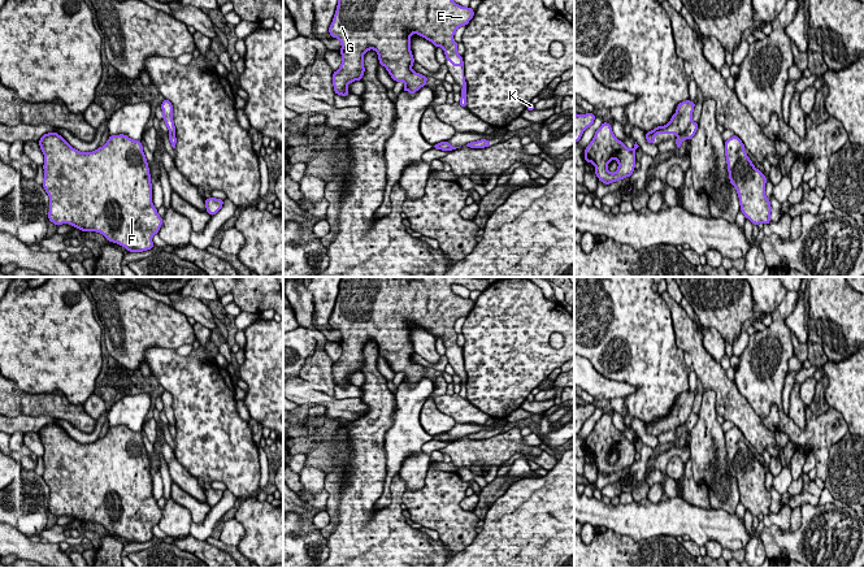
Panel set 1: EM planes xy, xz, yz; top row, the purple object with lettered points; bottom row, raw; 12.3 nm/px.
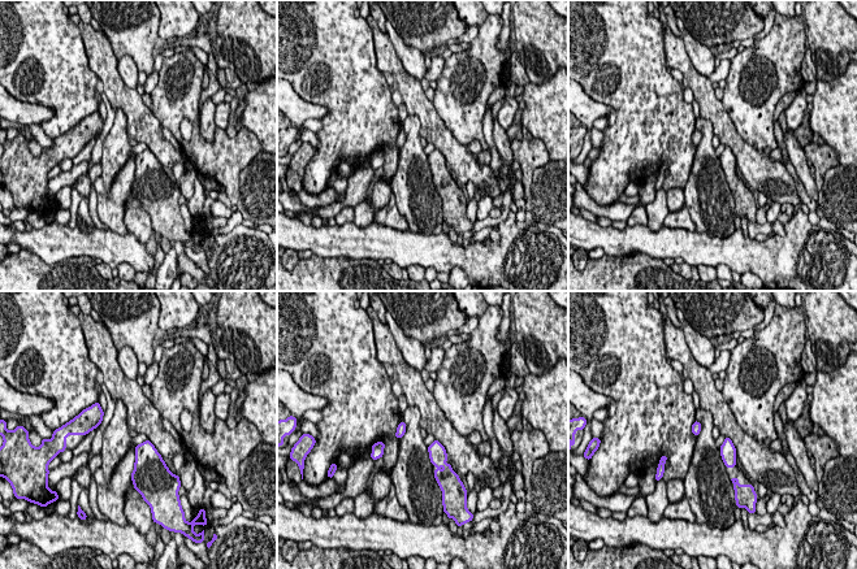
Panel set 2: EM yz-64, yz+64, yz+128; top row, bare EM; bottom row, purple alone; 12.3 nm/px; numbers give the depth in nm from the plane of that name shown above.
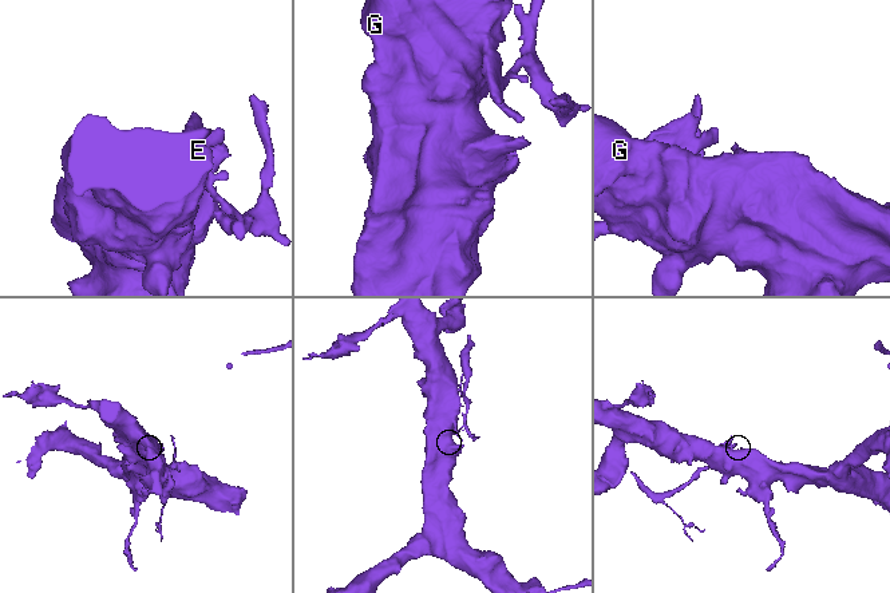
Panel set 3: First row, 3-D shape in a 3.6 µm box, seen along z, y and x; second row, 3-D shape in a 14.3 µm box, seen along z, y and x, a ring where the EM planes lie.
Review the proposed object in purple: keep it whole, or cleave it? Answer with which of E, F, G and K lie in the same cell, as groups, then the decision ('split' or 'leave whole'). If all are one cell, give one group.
groups E F G / K; split

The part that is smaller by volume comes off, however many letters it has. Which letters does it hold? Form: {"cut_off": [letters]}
{"cut_off": ["K"]}

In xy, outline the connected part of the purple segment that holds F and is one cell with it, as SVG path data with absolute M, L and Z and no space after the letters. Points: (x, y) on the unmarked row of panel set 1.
M52 422L40 429L39 437L45 450L43 478L49 487L51 513L100 524L129 543L143 543L155 537L152 528L159 524L162 508L152 494L151 465L140 432L112 426L104 438L81 443Z

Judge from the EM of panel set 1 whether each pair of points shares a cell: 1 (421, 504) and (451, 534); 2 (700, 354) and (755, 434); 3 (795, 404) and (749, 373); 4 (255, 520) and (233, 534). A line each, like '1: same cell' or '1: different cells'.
1: same cell
2: same cell
3: different cells
4: different cells

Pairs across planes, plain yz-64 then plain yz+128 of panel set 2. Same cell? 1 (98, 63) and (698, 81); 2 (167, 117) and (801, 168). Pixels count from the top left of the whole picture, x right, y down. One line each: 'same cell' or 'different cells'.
1: same cell
2: different cells

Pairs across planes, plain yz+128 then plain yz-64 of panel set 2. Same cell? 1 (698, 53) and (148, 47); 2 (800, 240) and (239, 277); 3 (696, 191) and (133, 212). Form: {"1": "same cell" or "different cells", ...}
{"1": "different cells", "2": "same cell", "3": "same cell"}

